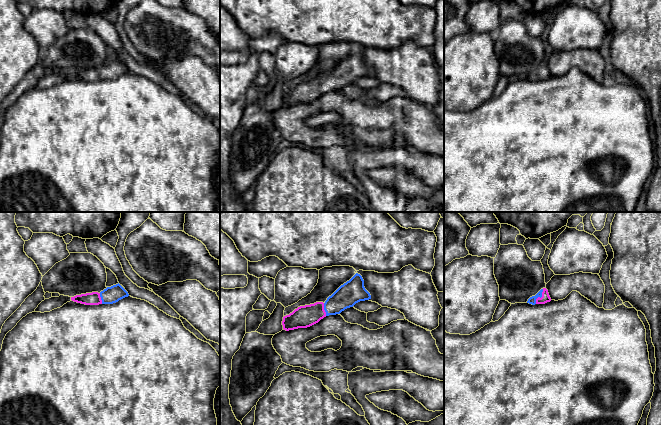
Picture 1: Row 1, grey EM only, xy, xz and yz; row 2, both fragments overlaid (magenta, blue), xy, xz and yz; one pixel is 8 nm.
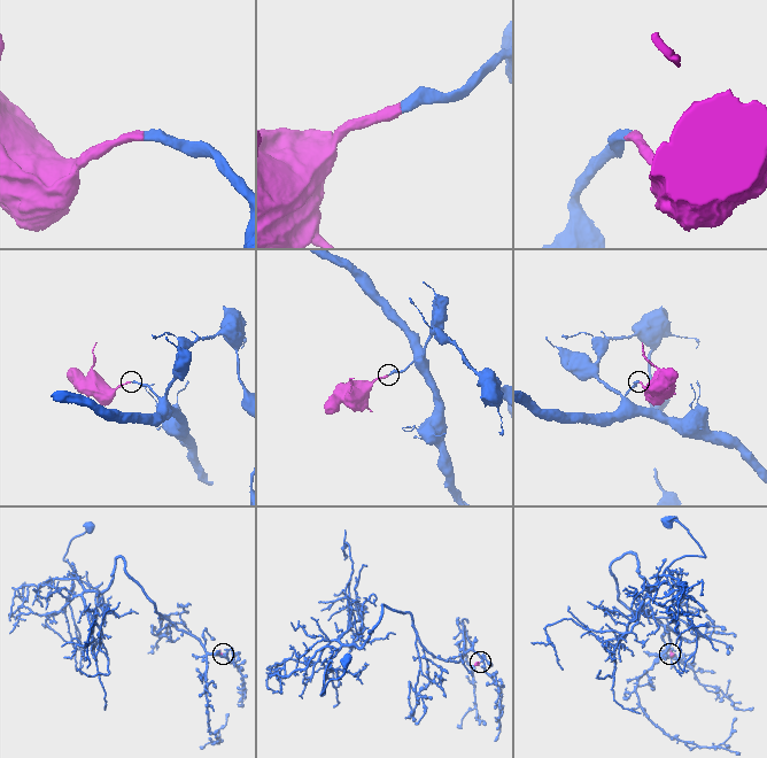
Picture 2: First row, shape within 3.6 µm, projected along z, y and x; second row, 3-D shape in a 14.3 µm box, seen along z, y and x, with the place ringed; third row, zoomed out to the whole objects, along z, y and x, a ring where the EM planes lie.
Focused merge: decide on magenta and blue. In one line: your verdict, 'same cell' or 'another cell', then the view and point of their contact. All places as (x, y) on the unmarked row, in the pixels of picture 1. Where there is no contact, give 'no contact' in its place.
same cell; contact yz (539, 73)

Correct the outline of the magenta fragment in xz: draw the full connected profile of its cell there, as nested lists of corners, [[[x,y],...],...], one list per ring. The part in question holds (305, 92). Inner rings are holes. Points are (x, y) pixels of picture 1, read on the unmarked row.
[[[356,49],[349,57],[341,61],[327,76],[300,82],[283,93],[282,101],[286,107],[307,104],[329,91],[340,90],[360,77],[371,75],[364,63],[362,52]]]

